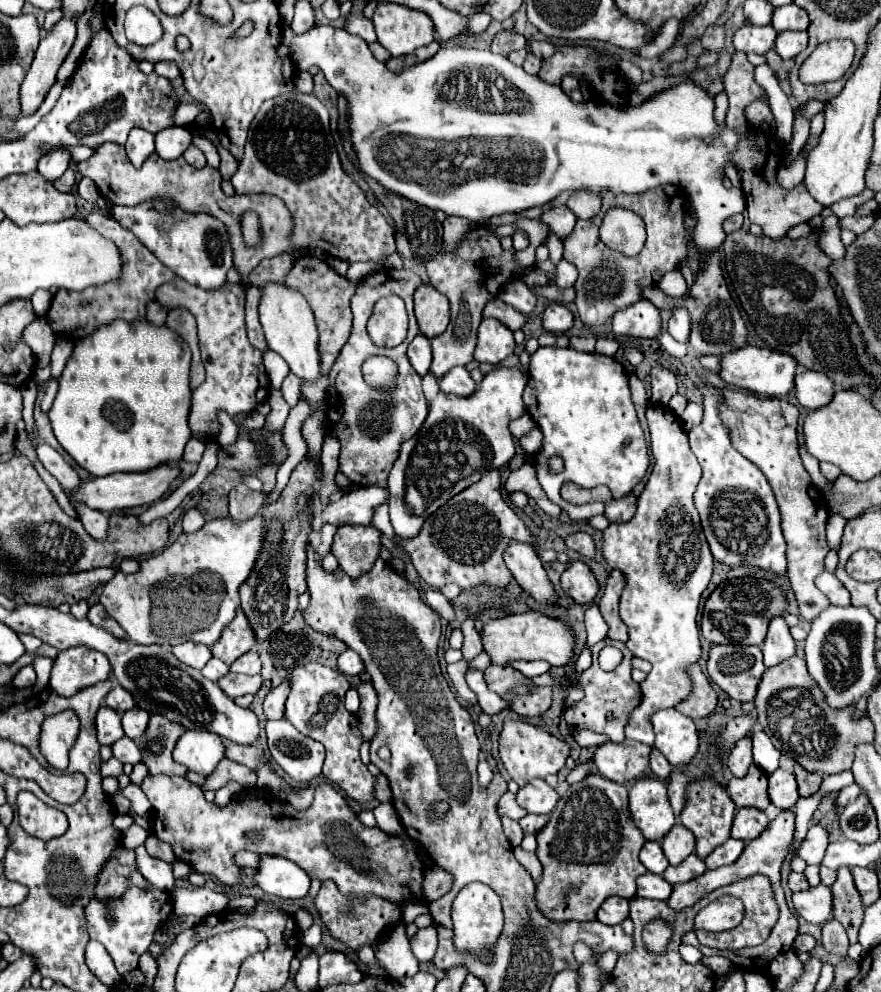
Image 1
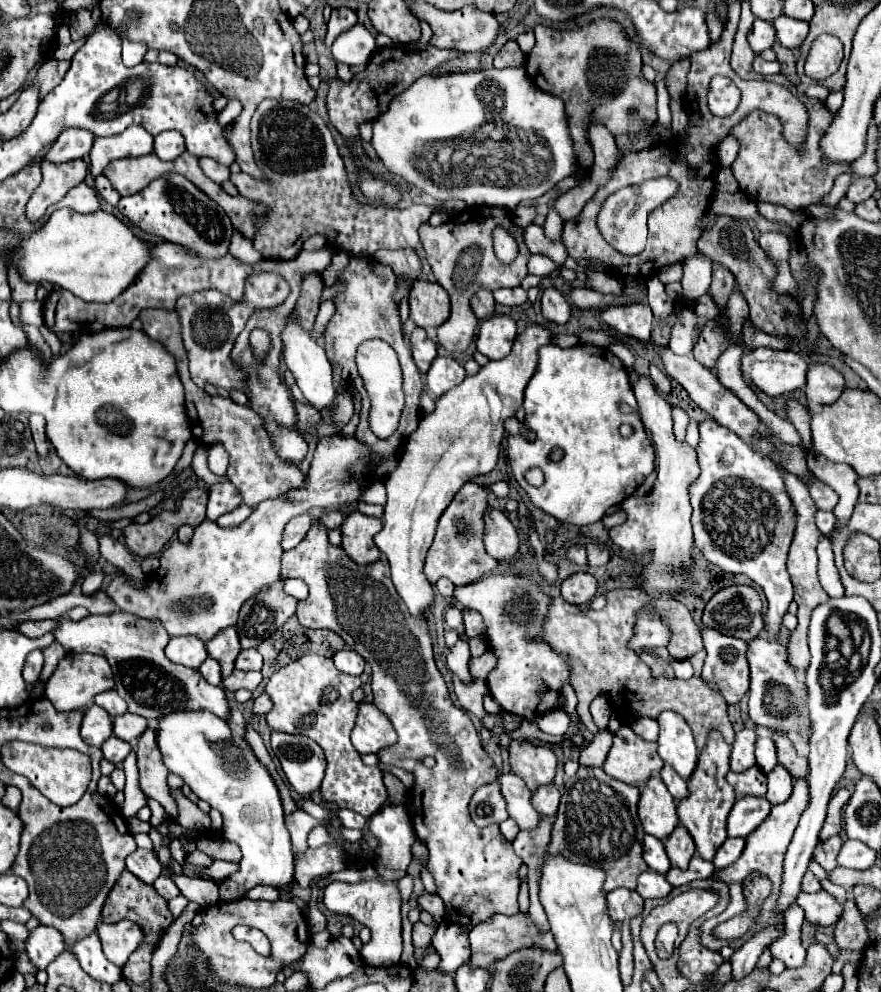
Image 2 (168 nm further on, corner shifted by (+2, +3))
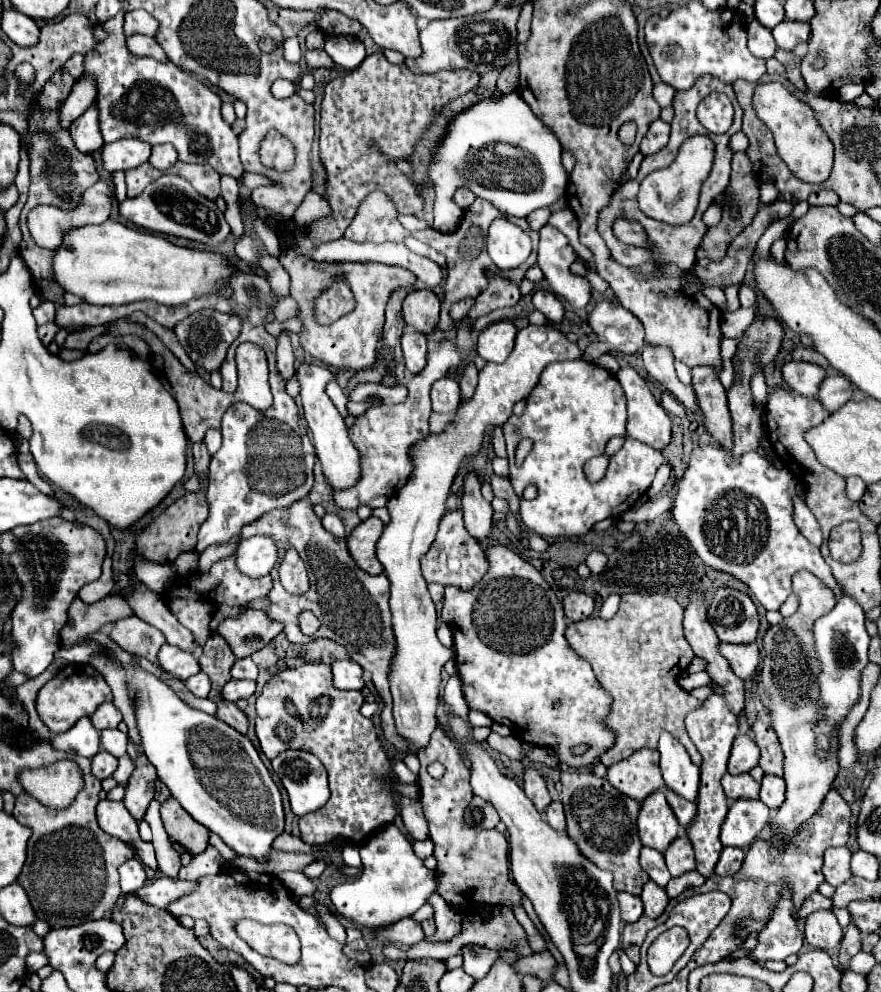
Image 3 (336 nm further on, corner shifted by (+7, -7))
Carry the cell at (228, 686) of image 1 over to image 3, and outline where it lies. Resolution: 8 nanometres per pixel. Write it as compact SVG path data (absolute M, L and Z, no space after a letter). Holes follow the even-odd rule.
M231 679L229 683L225 683L223 687L223 699L227 701L237 701L237 699L249 699L255 693L255 681L237 681Z

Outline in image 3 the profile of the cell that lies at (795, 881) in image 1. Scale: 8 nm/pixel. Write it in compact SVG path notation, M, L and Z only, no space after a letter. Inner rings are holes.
M813 893L805 899L799 913L801 913L801 919L805 919L809 913L815 913L815 911L821 911L821 909L833 909L833 901L823 897L821 893Z

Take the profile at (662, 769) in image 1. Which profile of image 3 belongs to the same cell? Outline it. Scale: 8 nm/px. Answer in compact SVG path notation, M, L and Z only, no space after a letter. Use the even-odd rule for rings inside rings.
M667 791L667 801L669 801L675 817L679 819L679 825L683 829L687 829L697 815L697 805L691 801L683 801L683 797L677 797L677 793L673 793L673 791Z

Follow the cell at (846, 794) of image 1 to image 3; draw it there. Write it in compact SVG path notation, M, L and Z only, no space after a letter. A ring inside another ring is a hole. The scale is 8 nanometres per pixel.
M831 789L827 793L827 797L823 799L821 809L803 825L799 825L797 835L791 837L791 841L785 845L783 843L783 829L781 827L773 827L769 829L769 833L761 835L747 851L747 857L743 861L743 867L739 873L729 875L729 877L717 877L711 875L705 885L698 888L691 888L684 891L681 895L674 899L670 899L665 911L657 919L649 919L647 915L642 915L639 921L635 923L627 923L623 929L623 939L621 939L621 947L625 949L625 953L639 961L639 945L642 945L647 933L656 926L663 924L669 917L671 910L680 901L692 897L699 893L707 893L711 889L723 891L731 897L733 905L729 909L729 913L725 915L725 919L719 923L719 927L711 933L711 937L705 941L703 947L699 947L693 955L693 959L689 961L689 971L693 971L695 967L701 967L705 963L717 963L721 959L725 959L727 955L731 955L733 951L737 951L745 939L749 935L757 935L769 921L769 917L773 915L773 909L777 907L779 899L781 899L781 891L783 889L791 889L793 893L793 917L795 921L799 919L799 909L801 909L801 901L805 901L805 897L809 897L811 893L815 893L819 889L819 885L825 881L821 865L823 865L823 851L827 847L841 847L849 841L849 831L851 831L851 809L845 803L845 799L839 795L837 789Z

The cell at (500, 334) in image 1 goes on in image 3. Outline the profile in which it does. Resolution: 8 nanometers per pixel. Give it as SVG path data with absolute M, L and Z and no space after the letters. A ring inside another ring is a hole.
M501 319L485 327L479 335L477 353L491 363L503 363L515 345L515 325L509 319Z

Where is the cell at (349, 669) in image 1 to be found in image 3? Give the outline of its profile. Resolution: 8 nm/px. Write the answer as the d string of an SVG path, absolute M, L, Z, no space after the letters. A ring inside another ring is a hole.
M335 661L333 663L333 683L337 689L363 689L363 669L355 661Z

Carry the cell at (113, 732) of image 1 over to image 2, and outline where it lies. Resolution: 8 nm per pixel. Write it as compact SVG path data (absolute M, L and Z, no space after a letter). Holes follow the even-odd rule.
M90 705L82 719L80 735L88 745L100 747L112 735L112 719L110 715L106 715L106 709L98 705Z

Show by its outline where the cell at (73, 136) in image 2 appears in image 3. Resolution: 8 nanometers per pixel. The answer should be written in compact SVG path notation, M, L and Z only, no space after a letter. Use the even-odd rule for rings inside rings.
M91 105L81 117L77 117L77 121L73 121L69 131L79 151L95 153L97 149L101 149L103 139L101 139L99 121L97 121L97 105Z

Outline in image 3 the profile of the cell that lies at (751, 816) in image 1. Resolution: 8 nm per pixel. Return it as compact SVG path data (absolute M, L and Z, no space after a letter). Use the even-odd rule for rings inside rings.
M737 799L731 803L725 823L721 827L721 843L733 847L747 847L761 833L769 821L769 807L759 799Z

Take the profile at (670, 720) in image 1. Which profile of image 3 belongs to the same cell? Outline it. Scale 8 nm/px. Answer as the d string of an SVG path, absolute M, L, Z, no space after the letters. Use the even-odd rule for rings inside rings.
M669 733L659 739L661 773L665 785L687 801L697 801L699 795L699 767L689 759L685 747Z

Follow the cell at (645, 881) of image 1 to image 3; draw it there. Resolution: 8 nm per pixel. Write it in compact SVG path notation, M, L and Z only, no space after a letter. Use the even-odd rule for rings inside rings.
M647 881L645 887L643 887L643 893L641 893L641 899L643 899L643 907L645 907L645 915L651 917L651 919L657 919L667 903L669 903L669 897L665 893L663 887L659 887L657 883L653 881Z

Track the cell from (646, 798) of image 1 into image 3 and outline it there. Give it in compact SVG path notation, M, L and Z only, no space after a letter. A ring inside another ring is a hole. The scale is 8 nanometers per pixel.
M651 793L639 811L639 837L645 847L653 847L659 853L665 853L669 843L679 835L679 821L673 815L665 793Z

